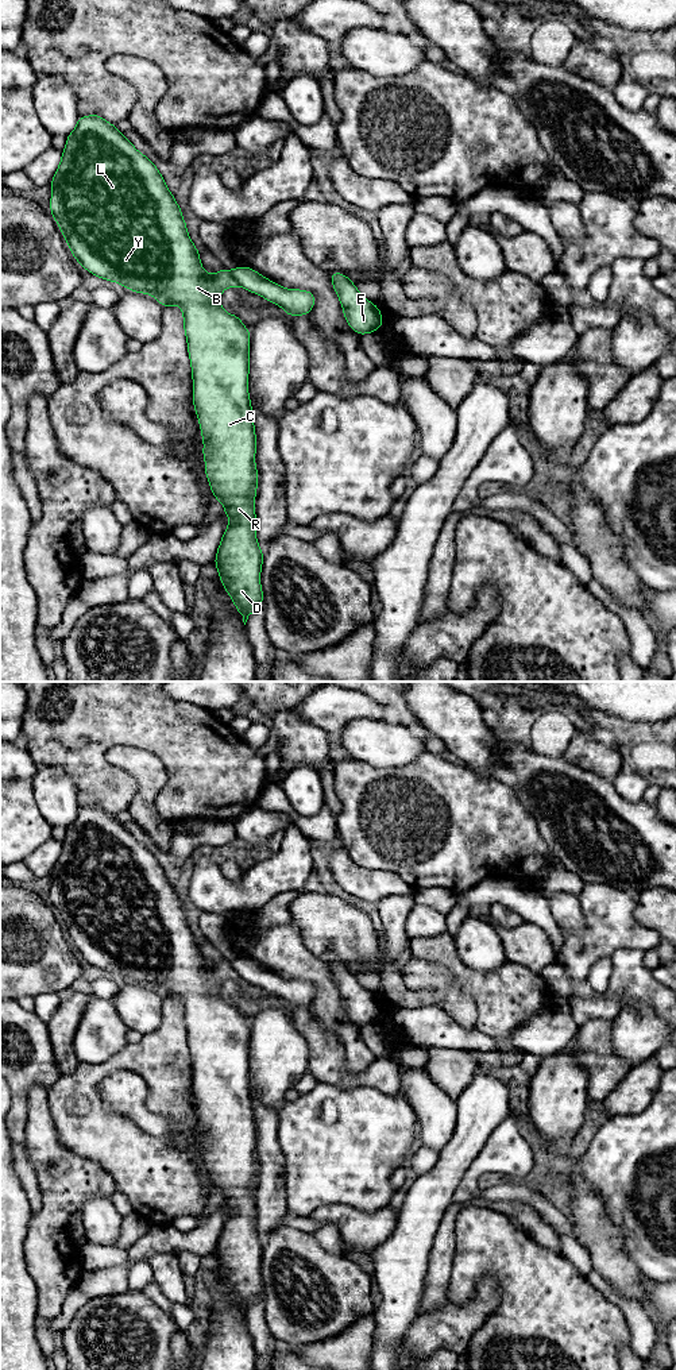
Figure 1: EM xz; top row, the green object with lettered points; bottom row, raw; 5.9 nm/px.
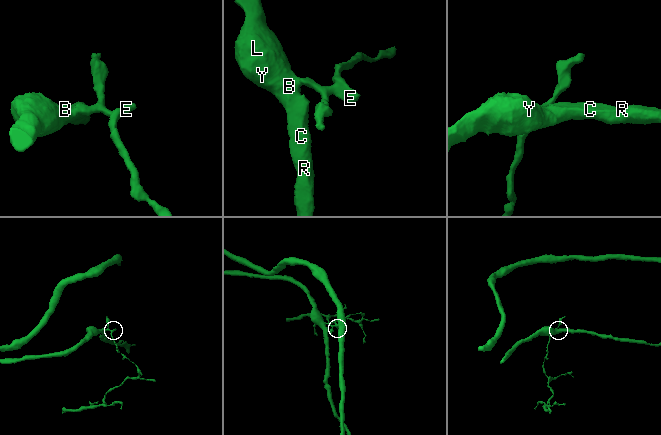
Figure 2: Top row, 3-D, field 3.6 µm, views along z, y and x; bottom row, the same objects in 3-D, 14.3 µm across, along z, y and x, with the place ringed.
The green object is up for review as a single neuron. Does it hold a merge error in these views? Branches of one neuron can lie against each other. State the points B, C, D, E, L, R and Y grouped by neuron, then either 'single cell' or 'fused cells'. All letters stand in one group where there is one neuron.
B C D L R Y / E; fused cells

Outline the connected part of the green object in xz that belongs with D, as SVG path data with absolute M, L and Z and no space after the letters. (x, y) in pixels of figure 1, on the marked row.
M100 115L80 116L66 146L59 166L50 182L50 211L76 261L90 274L125 286L130 292L151 294L162 305L179 305L184 316L184 331L192 366L192 402L204 440L202 456L205 475L213 497L224 506L229 525L223 533L215 557L219 578L246 625L250 614L263 605L260 571L263 551L256 540L255 495L258 468L255 466L256 435L252 405L248 394L250 339L251 332L237 314L227 313L220 304L225 287L235 287L231 271L221 269L209 275L205 273L200 251L193 244L182 211L157 166Z

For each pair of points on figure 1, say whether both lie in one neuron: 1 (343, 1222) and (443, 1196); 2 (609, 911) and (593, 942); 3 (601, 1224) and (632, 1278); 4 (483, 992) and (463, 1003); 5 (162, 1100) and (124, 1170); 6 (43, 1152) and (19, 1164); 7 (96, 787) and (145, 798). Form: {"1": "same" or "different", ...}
{"1": "different", "2": "same", "3": "same", "4": "different", "5": "same", "6": "different", "7": "different"}

